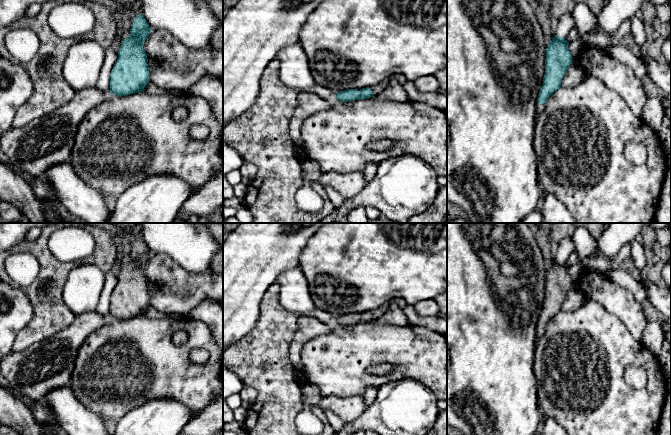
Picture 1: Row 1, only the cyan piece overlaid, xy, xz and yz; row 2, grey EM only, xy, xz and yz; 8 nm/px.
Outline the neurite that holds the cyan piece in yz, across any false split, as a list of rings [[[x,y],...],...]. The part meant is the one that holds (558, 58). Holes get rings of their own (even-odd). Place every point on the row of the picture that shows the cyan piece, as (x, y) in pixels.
[[[554,35],[546,48],[545,74],[543,84],[537,98],[536,117],[545,109],[548,98],[561,87],[563,76],[566,74],[573,57],[568,49],[569,42],[564,37]]]

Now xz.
[[[395,74],[390,77],[387,77],[386,79],[384,79],[383,81],[372,87],[366,87],[362,89],[348,89],[340,91],[337,94],[335,94],[334,97],[337,100],[343,102],[367,99],[374,96],[377,97],[381,92],[383,92],[387,88],[392,79],[397,80],[401,85],[404,85],[406,82],[406,78],[404,75]]]

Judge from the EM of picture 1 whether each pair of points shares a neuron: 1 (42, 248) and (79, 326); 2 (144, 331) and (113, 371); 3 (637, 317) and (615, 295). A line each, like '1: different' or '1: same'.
1: different
2: same
3: same

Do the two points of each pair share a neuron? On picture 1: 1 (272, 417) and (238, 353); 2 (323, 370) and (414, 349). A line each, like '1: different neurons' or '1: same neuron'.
1: same neuron
2: same neuron

